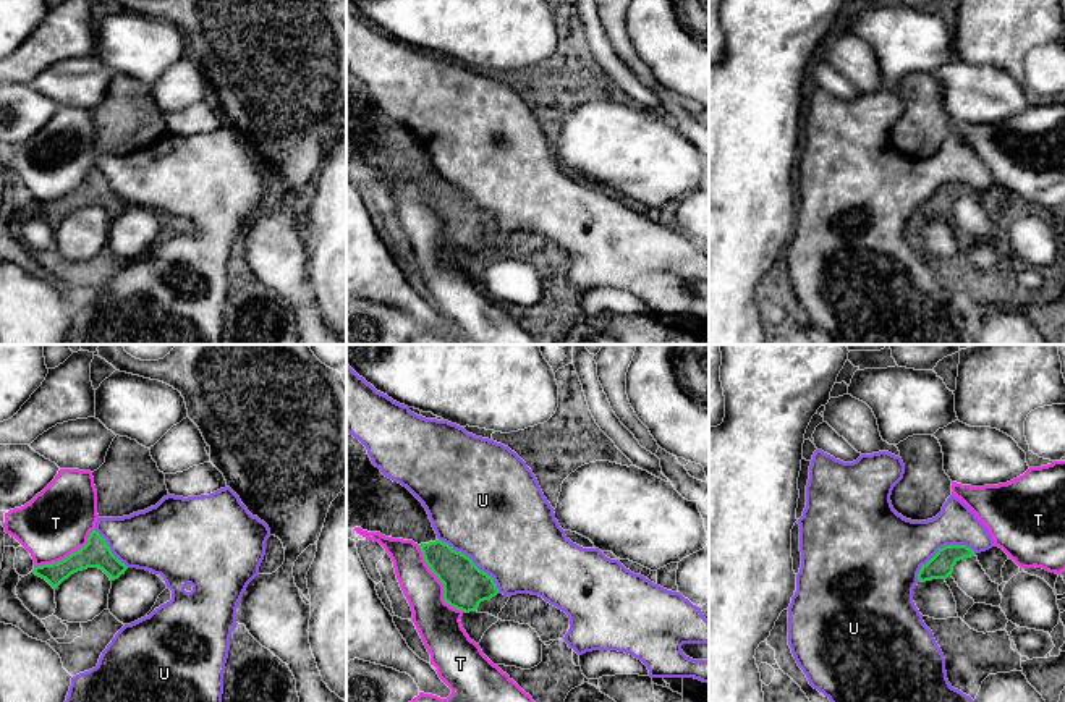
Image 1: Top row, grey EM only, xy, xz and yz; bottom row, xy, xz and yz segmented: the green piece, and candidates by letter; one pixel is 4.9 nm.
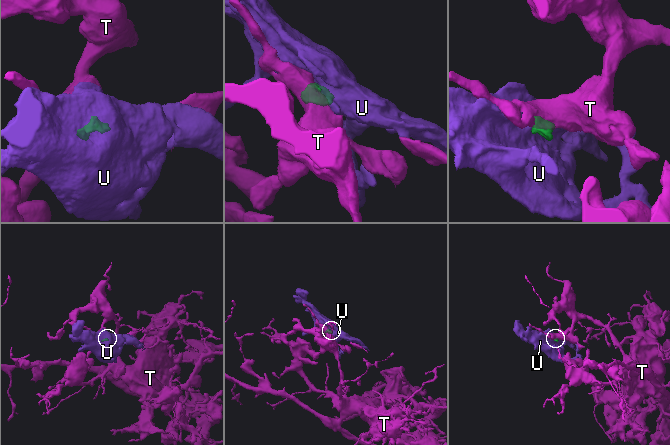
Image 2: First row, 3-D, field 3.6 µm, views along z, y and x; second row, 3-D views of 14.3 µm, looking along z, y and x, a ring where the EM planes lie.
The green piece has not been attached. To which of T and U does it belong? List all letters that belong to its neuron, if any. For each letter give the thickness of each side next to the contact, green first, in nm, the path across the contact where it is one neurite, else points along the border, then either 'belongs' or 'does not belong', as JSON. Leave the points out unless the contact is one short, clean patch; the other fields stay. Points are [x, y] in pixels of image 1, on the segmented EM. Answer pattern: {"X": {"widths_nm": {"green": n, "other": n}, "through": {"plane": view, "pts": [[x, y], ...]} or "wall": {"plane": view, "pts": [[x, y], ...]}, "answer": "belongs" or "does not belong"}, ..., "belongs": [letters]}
{"T": {"widths_nm": {"green": 220, "other": 220}, "wall": {"plane": "xz", "pts": [[418, 545], [424, 563], [442, 584], [442, 597], [465, 612]]}, "answer": "does not belong"}, "U": {"widths_nm": {"green": 120, "other": 340}, "answer": "does not belong"}, "belongs": []}

